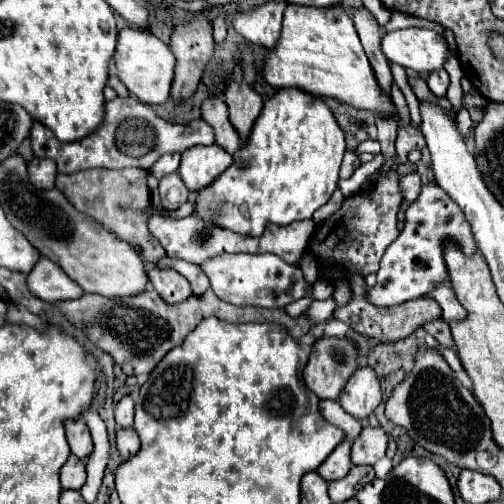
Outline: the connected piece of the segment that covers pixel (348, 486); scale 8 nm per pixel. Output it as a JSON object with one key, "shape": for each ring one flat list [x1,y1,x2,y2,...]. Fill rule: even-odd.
{"shape":[[354,466,346,478,342,480,334,480,330,482,330,500,332,502,344,502,344,500,350,500,354,498,354,494,358,492,358,484,364,476,370,476,372,468,370,466]]}

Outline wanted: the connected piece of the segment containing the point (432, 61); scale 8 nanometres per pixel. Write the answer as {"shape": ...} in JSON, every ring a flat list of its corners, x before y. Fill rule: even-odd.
{"shape":[[404,28,388,32,382,38,382,52,390,62,410,68,418,74,440,70,446,60,444,40,426,28]]}

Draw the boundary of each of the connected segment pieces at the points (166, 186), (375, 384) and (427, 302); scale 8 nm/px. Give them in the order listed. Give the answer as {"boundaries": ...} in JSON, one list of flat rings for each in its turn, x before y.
{"boundaries":[[[172,172,170,176,164,176,160,180,158,192,160,192,160,202,166,210,174,210,180,204,184,204,188,200,188,194,190,194,186,184,182,182,182,178,176,172]],[[370,366,358,368,346,382,338,400,342,408,354,418,362,420,370,416,382,402,382,388,376,372]],[[360,276,350,278,350,286,354,290,354,296,352,296,350,304,334,310,334,318,346,322,356,332,360,332,360,334,364,334,368,338,376,338,380,344,398,342,398,340,410,336,418,326,424,326,428,320,440,316,440,306,430,298,416,298,416,300,408,300,408,302,398,304,398,306,374,306,374,304,370,304,370,300,366,296,364,284,366,282]]]}

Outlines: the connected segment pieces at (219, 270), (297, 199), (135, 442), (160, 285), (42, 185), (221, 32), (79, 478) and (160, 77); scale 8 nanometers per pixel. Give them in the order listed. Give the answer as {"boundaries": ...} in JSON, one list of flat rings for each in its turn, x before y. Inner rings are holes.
{"boundaries":[[[218,254,198,264,198,268,208,276,214,294,236,306,284,308,308,294,308,284,304,282,300,266,292,266,272,254]],[[284,88,264,102,246,142,236,152,234,162,212,184,194,192,194,216,214,222,242,236,262,236,266,224,290,224,296,220,312,218,312,214,328,202,338,184,338,172,346,150,344,132,336,124,330,108,304,90]],[[118,428,116,430,116,446,118,446,118,452,122,454,122,458,130,458,138,452,140,448,140,440,138,440,138,434,134,428]],[[150,268,148,282,154,286,154,290,160,294,160,298,166,304,178,304,184,302,188,296,192,296,188,280,172,268,164,268,164,270]],[[32,158,28,162,28,176,30,182,40,188,40,190,50,190,54,188,54,178,56,178,56,164,48,158]],[[218,16,216,20,214,20,214,42,216,44,222,44,224,42,224,38,226,38,226,20,224,20,224,16]],[[70,454,68,462,60,470,60,484,64,490,80,490,84,482,86,482,86,466,78,456]],[[124,28,118,34,118,46,114,54,114,62,118,68,118,78,126,84,126,88,146,104,162,104,170,96,170,88,174,82,176,58,166,42,154,36,146,28]]]}

